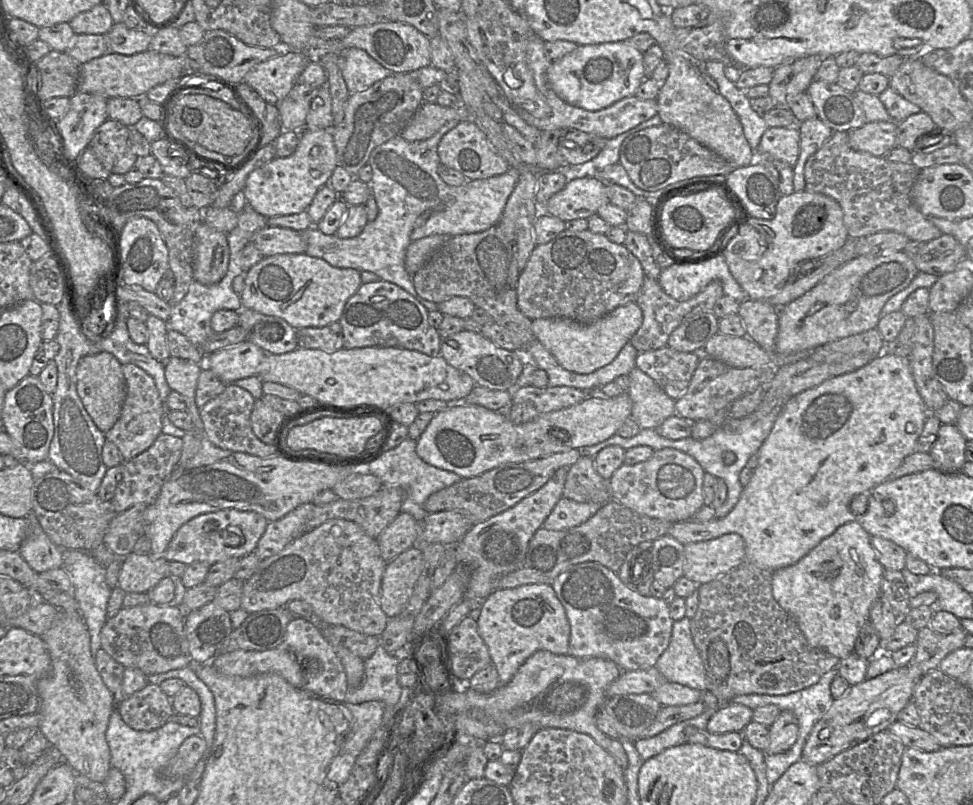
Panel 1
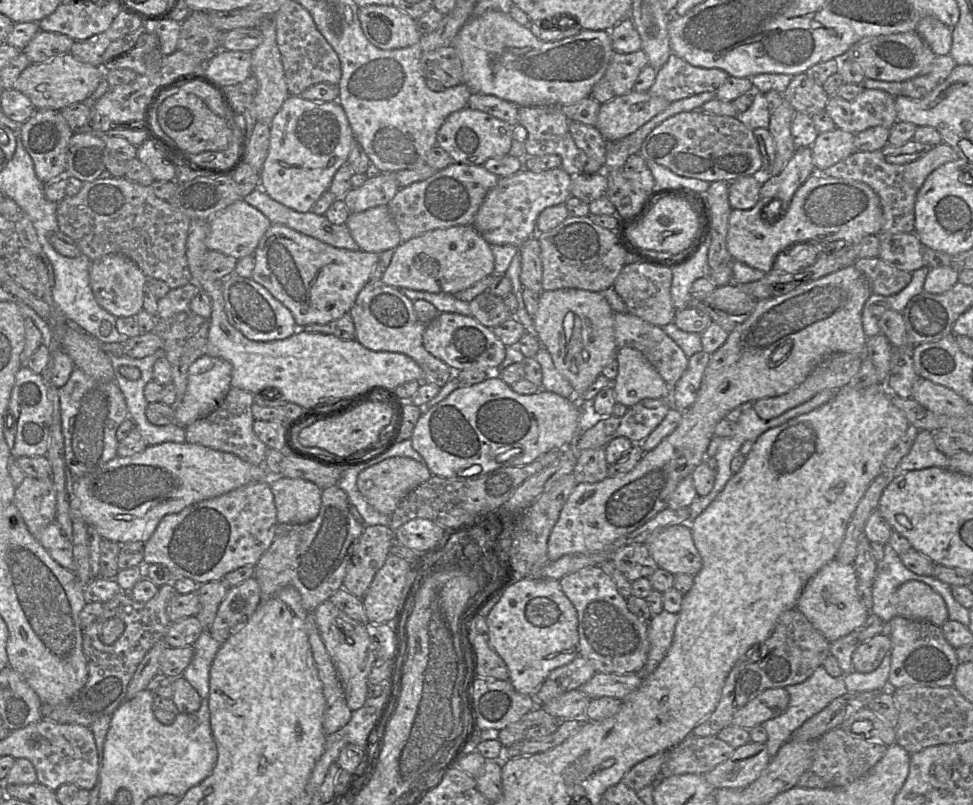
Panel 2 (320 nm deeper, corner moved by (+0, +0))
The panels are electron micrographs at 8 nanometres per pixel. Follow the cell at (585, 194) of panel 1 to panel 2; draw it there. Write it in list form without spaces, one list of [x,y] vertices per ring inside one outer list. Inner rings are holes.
[[[561,167],[542,172],[522,169],[514,175],[500,177],[497,185],[485,196],[472,226],[490,245],[515,245],[519,247],[530,237],[537,235],[537,220],[543,210],[551,206],[565,204],[571,197],[571,180],[571,175]]]

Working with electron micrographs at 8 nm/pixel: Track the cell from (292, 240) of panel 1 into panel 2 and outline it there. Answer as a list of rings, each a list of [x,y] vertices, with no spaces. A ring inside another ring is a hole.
[[[239,199],[208,220],[208,250],[239,258],[253,255],[272,223],[259,210]]]

